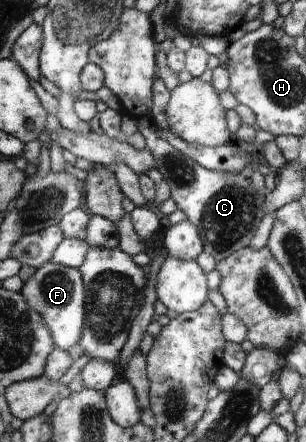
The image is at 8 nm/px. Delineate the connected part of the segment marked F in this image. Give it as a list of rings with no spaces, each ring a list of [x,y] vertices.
[[[48,262],[42,267],[37,267],[36,273],[24,283],[20,292],[31,307],[50,325],[56,346],[62,350],[70,351],[72,345],[78,345],[83,336],[84,302],[87,297],[80,273],[79,269]]]

